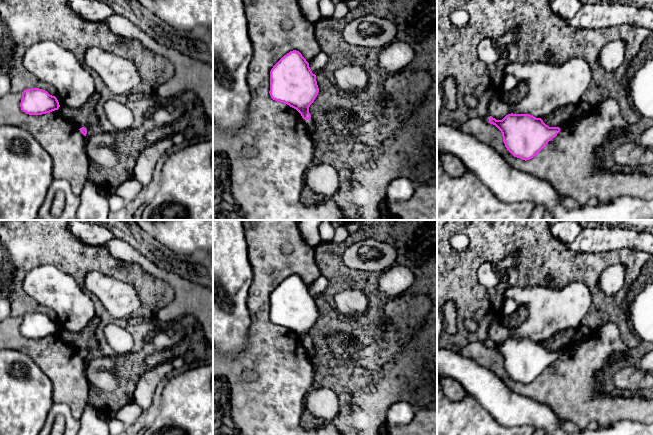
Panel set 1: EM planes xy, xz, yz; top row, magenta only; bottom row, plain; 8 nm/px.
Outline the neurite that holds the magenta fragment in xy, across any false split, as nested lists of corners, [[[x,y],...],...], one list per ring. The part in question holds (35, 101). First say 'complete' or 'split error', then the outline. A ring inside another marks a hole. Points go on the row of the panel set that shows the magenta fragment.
complete | [[[39,88],[26,89],[22,92],[21,110],[29,115],[42,115],[58,110],[60,105],[55,96]]]

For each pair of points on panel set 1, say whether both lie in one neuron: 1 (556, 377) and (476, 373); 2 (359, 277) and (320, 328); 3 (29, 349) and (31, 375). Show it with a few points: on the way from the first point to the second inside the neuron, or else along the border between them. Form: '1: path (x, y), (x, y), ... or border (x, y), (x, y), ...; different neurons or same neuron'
1: border (475, 361), (496, 374), (512, 390); different neurons
2: path (343, 280), (328, 295), (327, 312); same neuron
3: border (10, 348), (24, 352), (46, 375); different neurons

